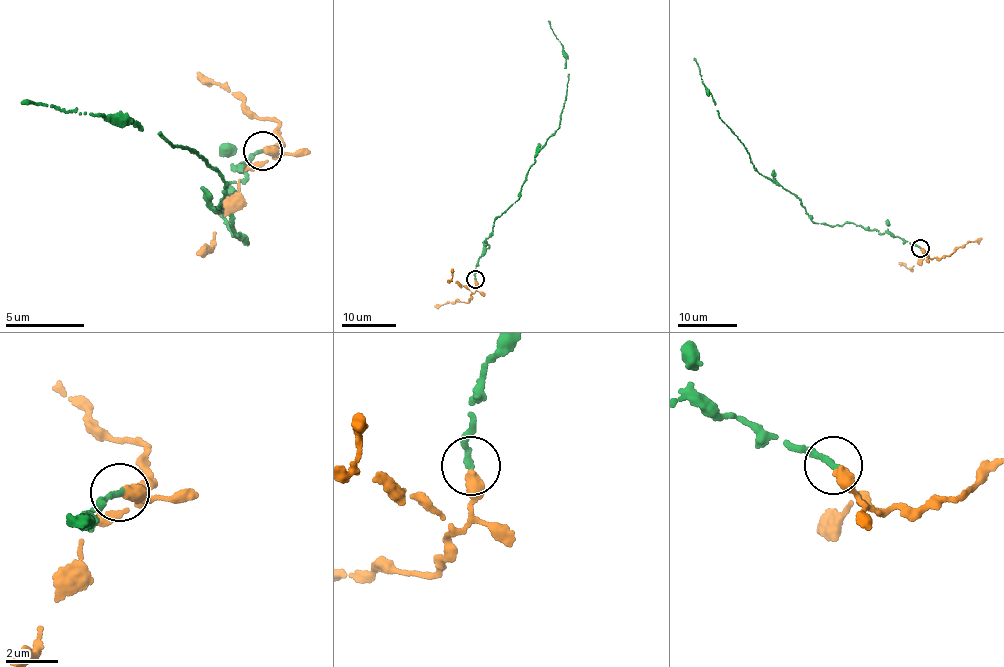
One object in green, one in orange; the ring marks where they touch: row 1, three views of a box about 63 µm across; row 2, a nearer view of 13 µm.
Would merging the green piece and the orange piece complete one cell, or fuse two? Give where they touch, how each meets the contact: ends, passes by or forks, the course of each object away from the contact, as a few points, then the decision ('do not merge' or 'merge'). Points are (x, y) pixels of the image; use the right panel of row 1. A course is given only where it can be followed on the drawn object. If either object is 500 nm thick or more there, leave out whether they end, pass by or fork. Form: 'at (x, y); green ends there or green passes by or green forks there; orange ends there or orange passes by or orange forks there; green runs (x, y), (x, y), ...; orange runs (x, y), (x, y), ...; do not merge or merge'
at (920, 248); green ends there; orange ends there; green runs (921, 248), (887, 232), (850, 222), (817, 223), (799, 198), (757, 172), (749, 153), (718, 115), (694, 57); orange runs (921, 248), (933, 259), (949, 256), (954, 250), (981, 237); do not merge

